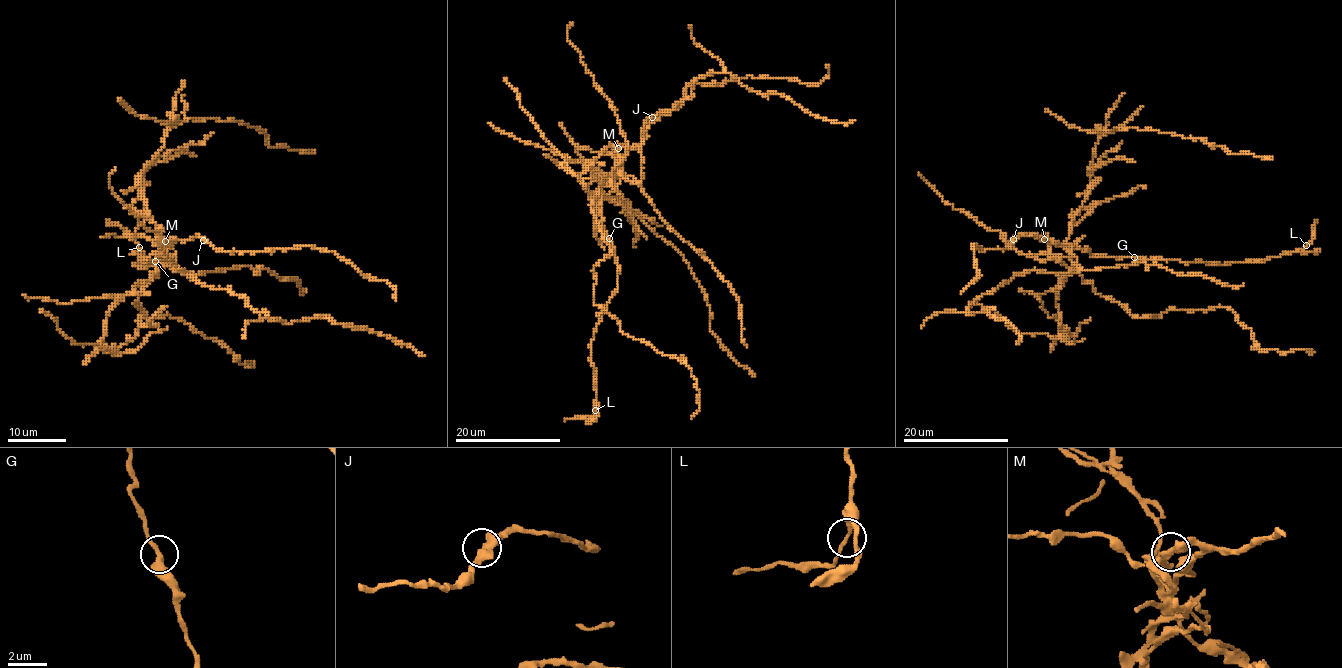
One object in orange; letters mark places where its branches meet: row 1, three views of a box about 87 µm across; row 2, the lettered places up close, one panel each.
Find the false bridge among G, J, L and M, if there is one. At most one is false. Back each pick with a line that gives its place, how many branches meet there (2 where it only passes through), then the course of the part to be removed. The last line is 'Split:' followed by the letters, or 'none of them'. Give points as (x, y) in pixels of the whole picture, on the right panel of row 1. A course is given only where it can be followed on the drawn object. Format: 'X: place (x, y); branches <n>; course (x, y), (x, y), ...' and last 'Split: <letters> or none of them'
M: place (1044, 239); branches 2; course (1045, 239), (1067, 251), (1086, 283), (1133, 316), (1227, 306), (1262, 351), (1315, 353)
Split: M

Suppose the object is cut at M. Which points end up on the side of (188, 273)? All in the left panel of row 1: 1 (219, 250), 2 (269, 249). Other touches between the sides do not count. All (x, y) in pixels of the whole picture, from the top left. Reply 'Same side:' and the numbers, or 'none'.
Same side: none

